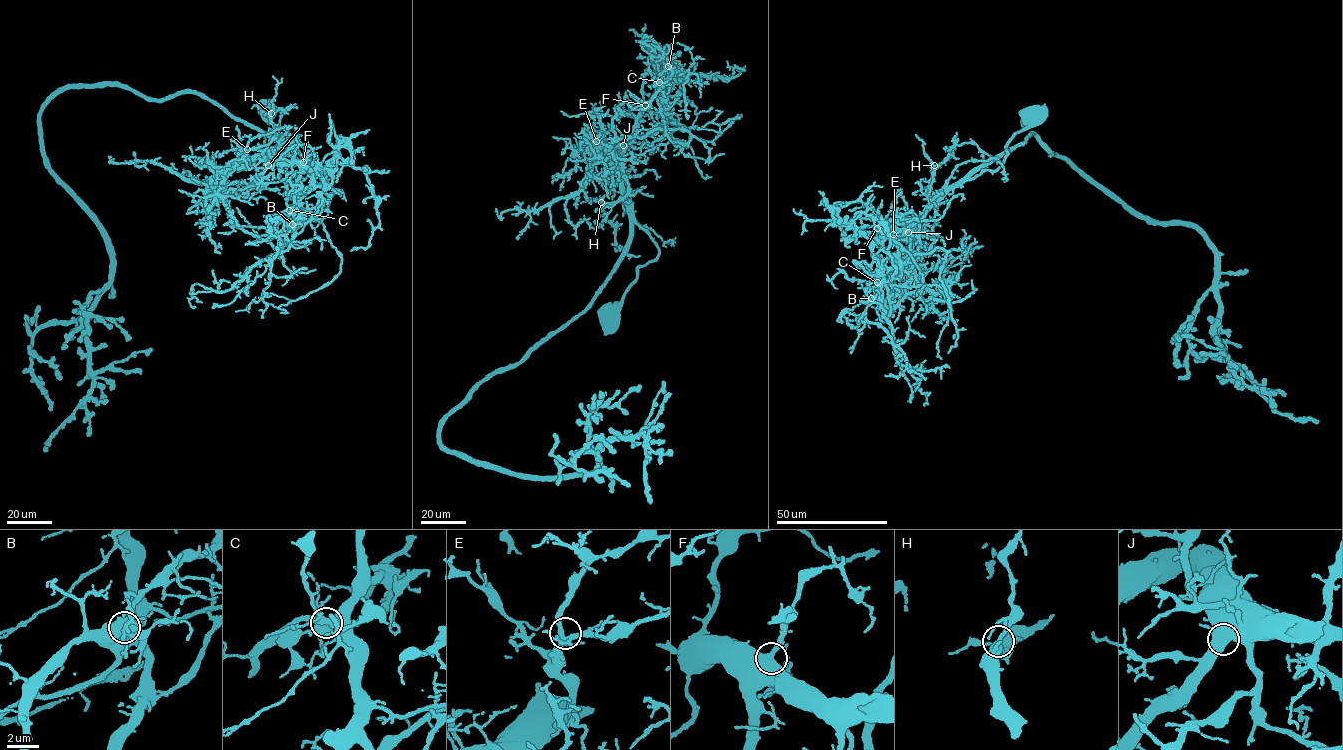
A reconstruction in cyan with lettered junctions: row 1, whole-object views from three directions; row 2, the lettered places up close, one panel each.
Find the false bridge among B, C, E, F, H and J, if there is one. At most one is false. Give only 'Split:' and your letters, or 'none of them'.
Split: B

